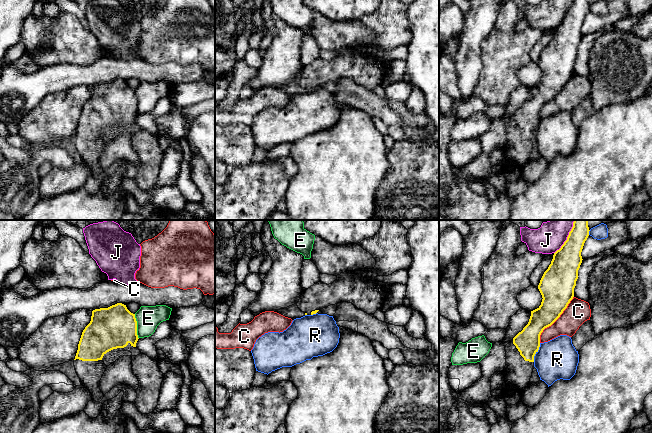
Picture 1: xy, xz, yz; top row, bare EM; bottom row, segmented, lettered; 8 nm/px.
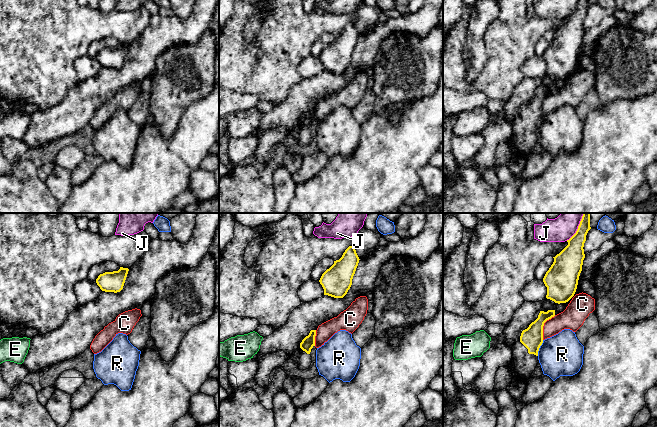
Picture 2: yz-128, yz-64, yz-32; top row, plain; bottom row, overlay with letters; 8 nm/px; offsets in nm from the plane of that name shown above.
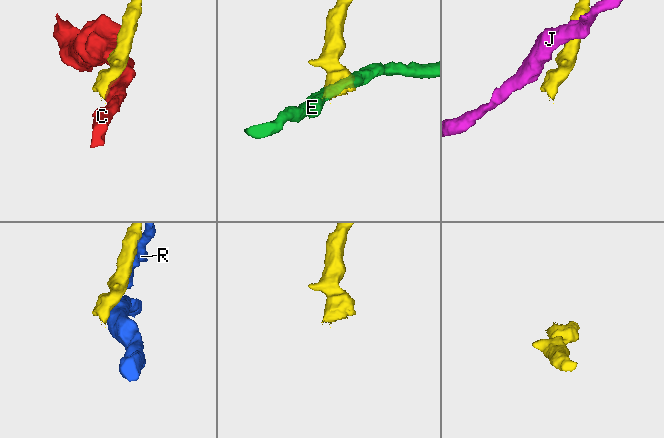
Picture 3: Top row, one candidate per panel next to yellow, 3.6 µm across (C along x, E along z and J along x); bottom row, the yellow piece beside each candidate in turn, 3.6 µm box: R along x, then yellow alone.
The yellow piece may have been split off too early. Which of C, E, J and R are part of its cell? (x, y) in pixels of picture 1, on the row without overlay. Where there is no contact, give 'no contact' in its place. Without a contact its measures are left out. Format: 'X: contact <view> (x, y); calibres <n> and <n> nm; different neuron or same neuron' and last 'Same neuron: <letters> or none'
C: contact yz (555, 96); calibres 280 and 200 nm; different neuron
E: contact xy (136, 102); calibres 340 and 190 nm; different neuron
J: contact yz (567, 15); calibres 220 and 240 nm; different neuron
R: contact yz (537, 127); calibres 200 and 320 nm; different neuron
Same neuron: none

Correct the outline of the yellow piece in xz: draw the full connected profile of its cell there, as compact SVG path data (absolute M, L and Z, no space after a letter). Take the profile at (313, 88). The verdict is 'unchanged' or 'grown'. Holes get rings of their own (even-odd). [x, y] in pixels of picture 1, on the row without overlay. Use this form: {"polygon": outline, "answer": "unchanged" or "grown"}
{"polygon": "M381 0L375 12L358 19L376 36L375 43L359 45L364 50L352 50L351 47L341 49L329 61L322 58L314 60L303 66L298 84L305 91L313 91L330 81L348 78L367 90L374 90L382 83L392 61L378 58L375 53L407 46L412 39L407 8L402 0Z", "answer": "grown"}

